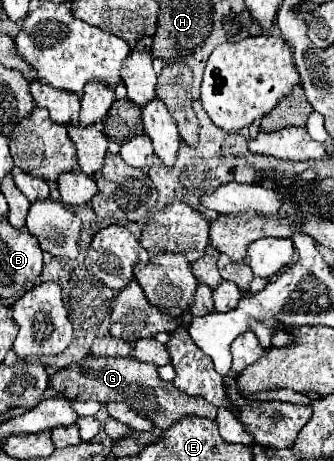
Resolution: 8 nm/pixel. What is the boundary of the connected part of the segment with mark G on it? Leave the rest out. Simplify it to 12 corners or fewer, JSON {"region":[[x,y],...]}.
{"region":[[86,356],[50,388],[128,404],[160,430],[216,418],[206,398],[136,358]]}

